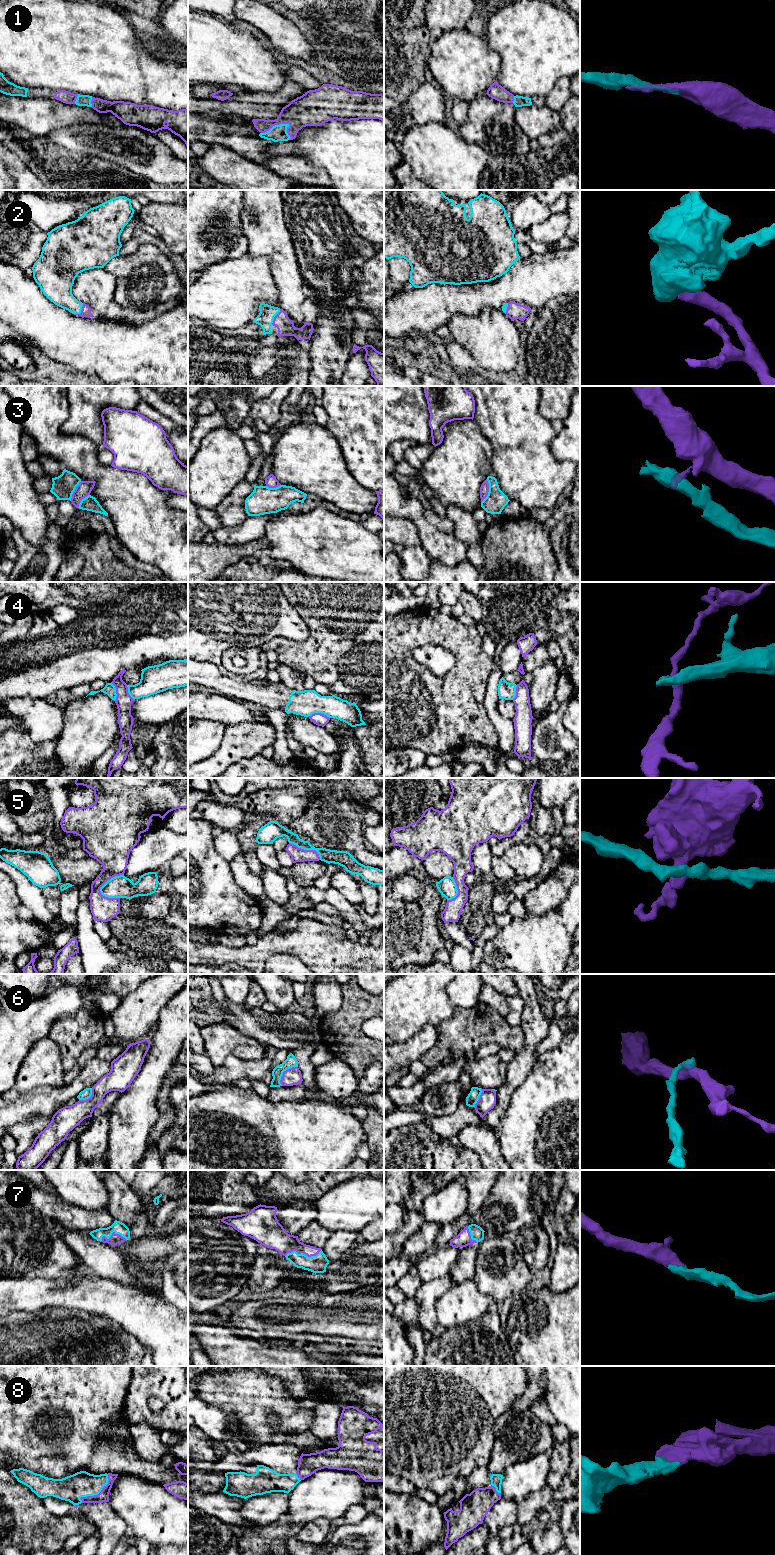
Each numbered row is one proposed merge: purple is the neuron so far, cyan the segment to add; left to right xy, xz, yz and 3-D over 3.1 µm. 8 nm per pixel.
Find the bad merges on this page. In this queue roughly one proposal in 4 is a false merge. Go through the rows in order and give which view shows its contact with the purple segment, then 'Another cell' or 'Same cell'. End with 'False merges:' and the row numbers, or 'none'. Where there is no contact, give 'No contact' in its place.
1: Touches purple in xz. Same cell
2: Touches purple in xz. Same cell
3: Touches purple in yz. Another cell
4: Touches purple in xz. Another cell
5: Touches purple in xy. Another cell
6: Touches purple in xz. Another cell
7: Touches purple in xz. Same cell
8: Touches purple in xy. Same cell
False merges: 3, 4, 5, 6

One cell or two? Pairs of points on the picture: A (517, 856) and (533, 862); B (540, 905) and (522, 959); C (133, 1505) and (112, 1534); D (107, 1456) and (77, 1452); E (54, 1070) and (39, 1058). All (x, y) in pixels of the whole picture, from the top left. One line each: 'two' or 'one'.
A: one
B: two
C: two
D: two
E: one

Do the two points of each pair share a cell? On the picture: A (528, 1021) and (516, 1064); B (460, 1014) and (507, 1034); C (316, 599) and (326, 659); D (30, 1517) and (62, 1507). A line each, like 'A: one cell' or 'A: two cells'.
A: one cell
B: one cell
C: one cell
D: two cells

